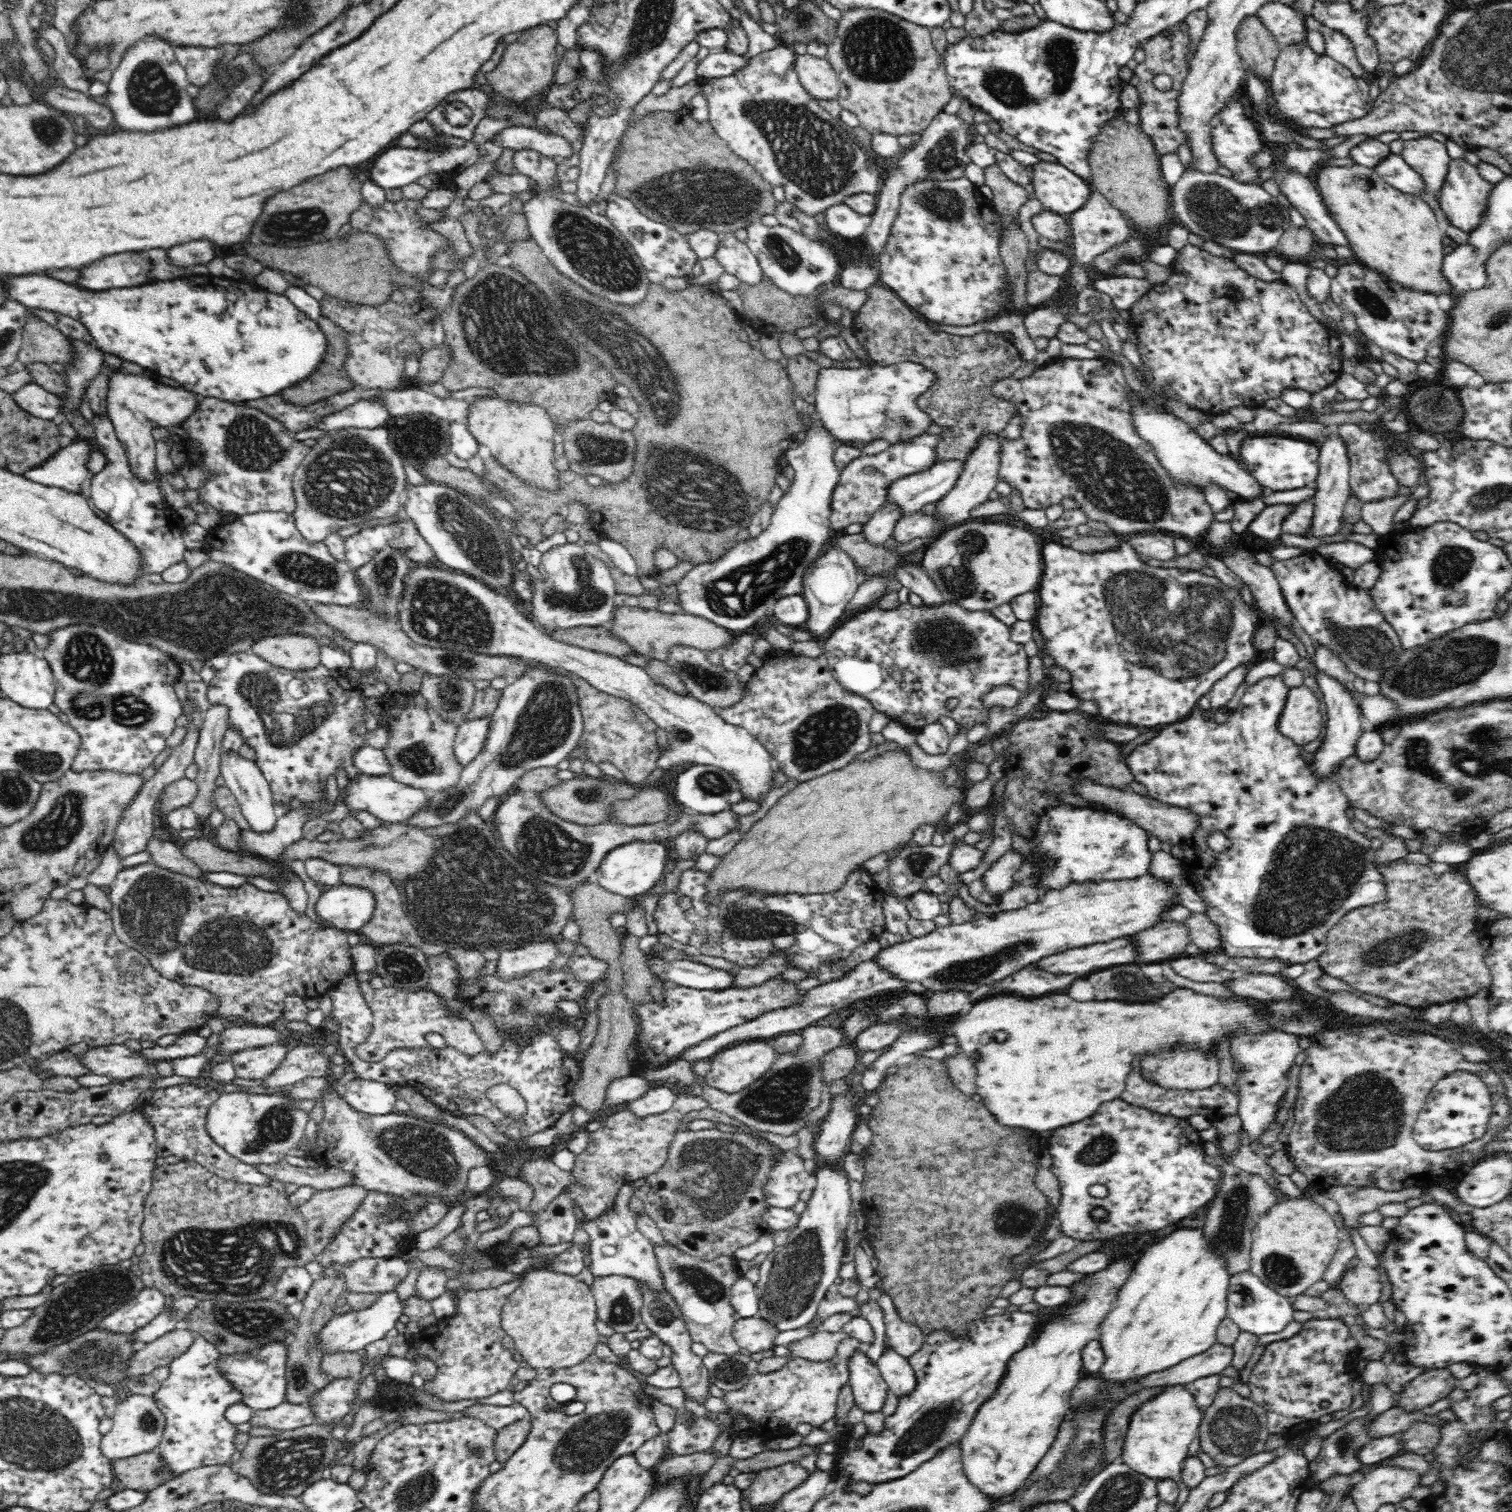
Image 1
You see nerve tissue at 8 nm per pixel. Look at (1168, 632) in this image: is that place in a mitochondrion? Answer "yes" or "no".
yes

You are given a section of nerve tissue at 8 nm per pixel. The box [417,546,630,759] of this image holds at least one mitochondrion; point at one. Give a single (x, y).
(583, 594)

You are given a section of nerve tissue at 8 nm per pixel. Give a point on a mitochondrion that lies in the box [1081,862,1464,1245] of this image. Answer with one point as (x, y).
(1366, 1112)

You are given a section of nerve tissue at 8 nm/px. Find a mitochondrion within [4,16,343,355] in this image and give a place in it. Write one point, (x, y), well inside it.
(152, 91)

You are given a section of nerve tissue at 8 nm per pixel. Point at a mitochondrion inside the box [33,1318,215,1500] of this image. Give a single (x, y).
(95, 1356)

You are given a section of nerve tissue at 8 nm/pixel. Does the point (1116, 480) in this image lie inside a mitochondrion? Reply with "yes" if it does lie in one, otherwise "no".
yes

